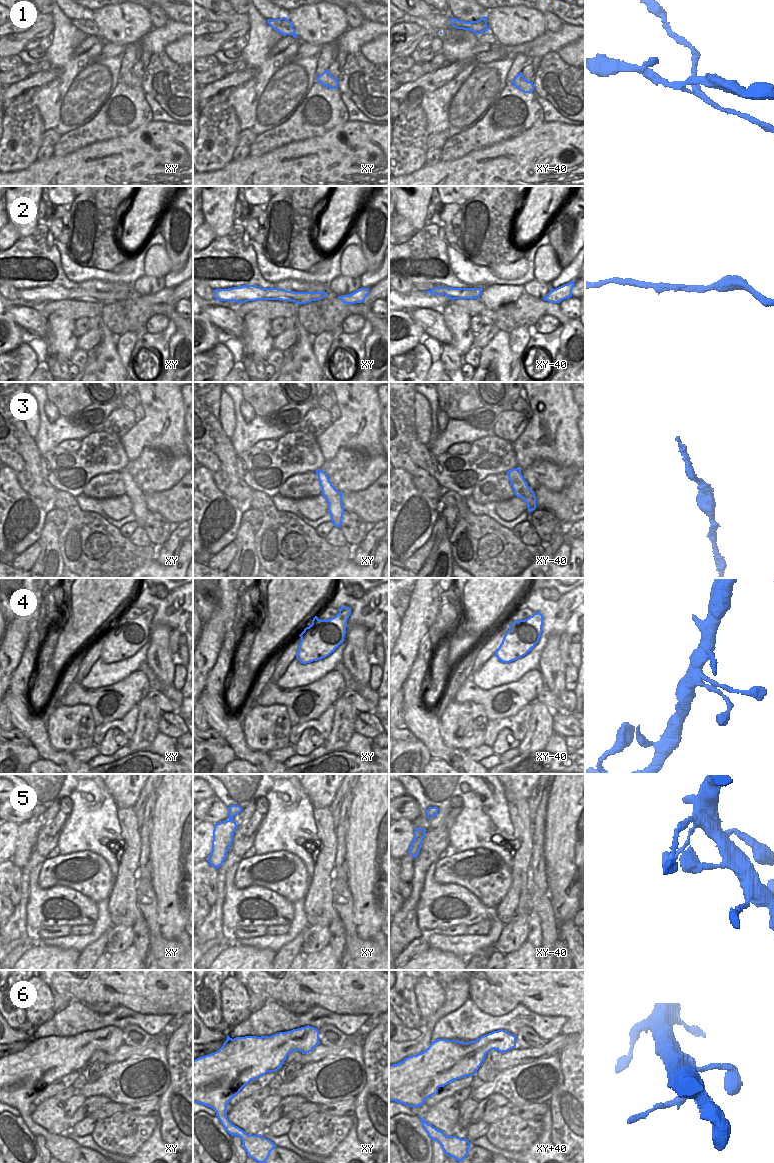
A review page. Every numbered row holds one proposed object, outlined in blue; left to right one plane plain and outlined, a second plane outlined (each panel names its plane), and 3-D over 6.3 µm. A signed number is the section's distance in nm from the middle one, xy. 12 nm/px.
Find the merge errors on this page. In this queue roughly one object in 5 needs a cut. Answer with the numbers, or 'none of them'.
1, 6.

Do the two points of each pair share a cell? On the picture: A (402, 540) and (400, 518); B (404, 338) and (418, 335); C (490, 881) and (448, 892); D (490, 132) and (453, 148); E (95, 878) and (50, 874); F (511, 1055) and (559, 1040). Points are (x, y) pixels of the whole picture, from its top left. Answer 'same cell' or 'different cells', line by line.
A: same cell
B: same cell
C: different cells
D: same cell
E: same cell
F: same cell

